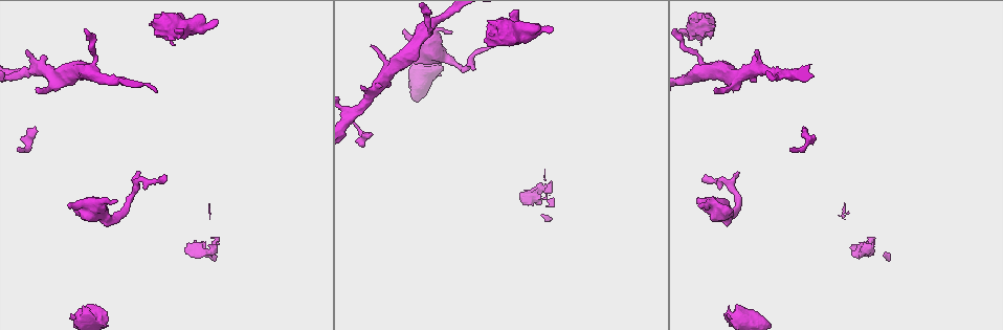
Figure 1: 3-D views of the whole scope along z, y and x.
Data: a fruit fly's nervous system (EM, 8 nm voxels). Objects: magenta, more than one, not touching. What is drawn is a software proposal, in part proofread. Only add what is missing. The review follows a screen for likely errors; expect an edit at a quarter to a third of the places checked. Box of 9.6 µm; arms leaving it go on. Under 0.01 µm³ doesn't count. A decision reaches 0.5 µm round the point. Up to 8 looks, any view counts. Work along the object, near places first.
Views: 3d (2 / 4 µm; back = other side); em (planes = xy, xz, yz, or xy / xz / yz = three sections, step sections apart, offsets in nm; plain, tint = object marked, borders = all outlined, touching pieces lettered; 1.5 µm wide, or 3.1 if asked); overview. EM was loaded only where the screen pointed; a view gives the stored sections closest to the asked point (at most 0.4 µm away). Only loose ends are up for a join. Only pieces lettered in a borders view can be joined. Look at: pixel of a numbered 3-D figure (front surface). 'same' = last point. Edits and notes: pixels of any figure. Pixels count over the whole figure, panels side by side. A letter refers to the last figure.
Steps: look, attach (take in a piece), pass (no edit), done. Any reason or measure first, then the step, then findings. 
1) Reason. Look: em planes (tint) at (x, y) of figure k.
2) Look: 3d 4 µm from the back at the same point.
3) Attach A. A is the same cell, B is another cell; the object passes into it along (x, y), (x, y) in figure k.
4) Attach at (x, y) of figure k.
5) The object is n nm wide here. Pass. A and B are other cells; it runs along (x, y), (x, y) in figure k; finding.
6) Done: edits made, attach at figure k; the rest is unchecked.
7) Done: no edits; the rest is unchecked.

Branch stops here. Look: em xz step 4 (tint) at (215, 20) of figure 1.

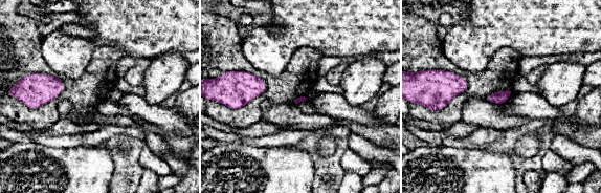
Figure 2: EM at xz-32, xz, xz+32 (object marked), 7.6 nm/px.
Look: em planes (tint) at the same point.

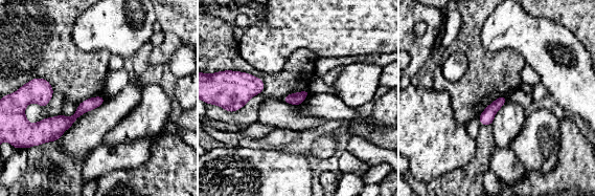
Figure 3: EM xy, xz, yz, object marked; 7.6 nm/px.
Look: em planes (borders) at the same point.

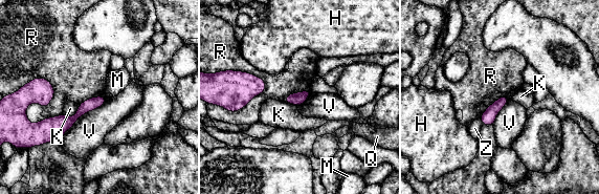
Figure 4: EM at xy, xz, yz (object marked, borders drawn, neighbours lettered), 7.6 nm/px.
Pass. H, K, M, Q, R, V and Z are other cells; it runs along (103, 99), (45, 133) in figure 4; no lettered piece goes on from it.

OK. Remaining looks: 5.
Branch stops here. Look: em xz step 4 (borders) at (37, 91) of figure 1.

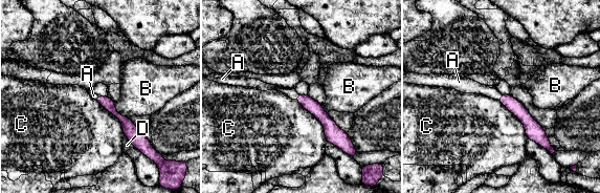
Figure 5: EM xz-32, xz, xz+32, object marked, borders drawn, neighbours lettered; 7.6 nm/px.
Cut it another way. Look: em planes (borders) at the same point.

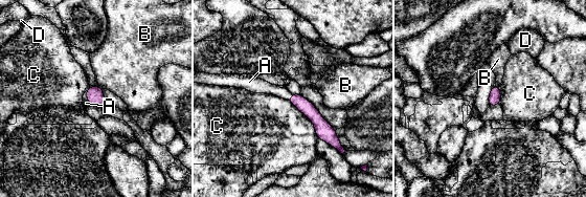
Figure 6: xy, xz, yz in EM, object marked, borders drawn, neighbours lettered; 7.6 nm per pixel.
The longest contact is with C, 380 nm. Attach A. A is the same cell, B, C and D are other cells; the object passes into it along (95, 96), (87, 97), (86, 103) in figure 6; the neuron continues.

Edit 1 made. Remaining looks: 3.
An open end. Look: em planes (borders) at (405, 31) of figure 1.

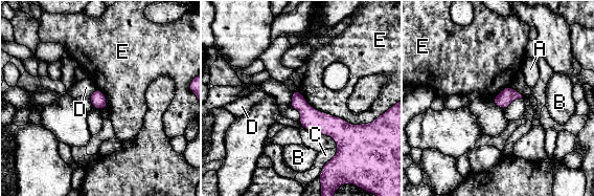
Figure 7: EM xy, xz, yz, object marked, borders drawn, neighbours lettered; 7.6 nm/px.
The longest contact is with E, 600 nm. Pass. A, B, C, D and E are other cells; a border runs along (298, 90), (319, 110), (371, 122) in figure 7; none of them fits.

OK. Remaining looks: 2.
Done: edits made, attach at figure 6; the rest is unchecked.

